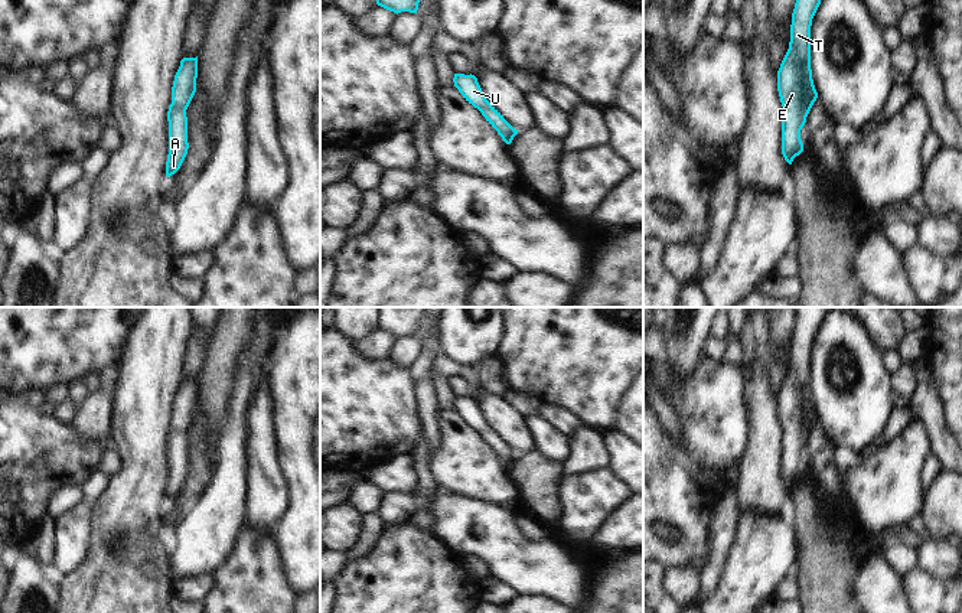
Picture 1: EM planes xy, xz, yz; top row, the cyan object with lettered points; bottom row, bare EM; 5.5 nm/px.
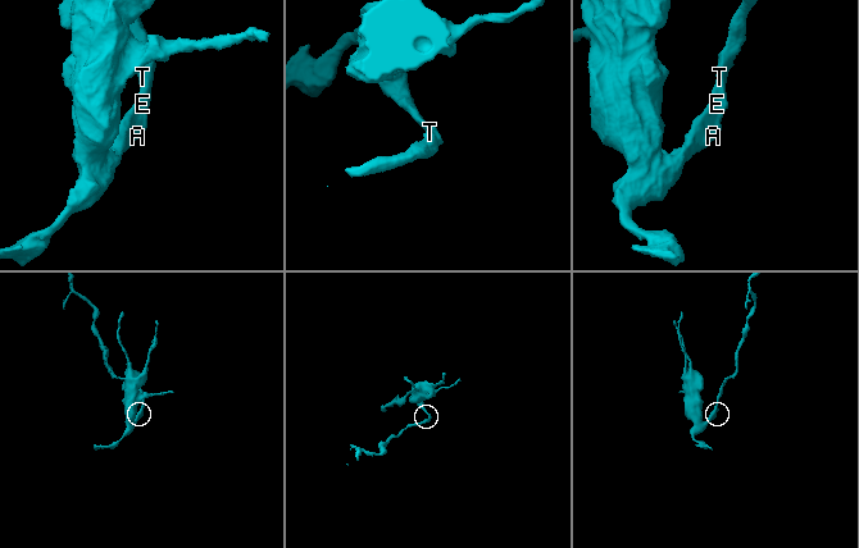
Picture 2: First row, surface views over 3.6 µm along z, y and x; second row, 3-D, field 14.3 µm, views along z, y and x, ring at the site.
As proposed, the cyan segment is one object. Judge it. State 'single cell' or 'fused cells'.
single cell

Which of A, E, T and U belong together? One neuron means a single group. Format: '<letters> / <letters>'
A E T U

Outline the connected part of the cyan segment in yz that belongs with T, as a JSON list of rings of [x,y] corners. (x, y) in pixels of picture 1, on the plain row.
[[[796,307],[789,372],[777,394],[777,414],[783,430],[782,477],[792,488],[803,475],[800,453],[818,421],[811,392],[811,349],[826,313],[834,307]]]

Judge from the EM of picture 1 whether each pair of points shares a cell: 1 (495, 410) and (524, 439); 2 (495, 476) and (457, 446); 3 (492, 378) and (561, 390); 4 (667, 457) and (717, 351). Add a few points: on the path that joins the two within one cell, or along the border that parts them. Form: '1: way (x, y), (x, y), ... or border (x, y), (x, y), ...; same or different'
1: way (502, 417), (517, 431); same
2: way (486, 475), (466, 455); same
3: border (493, 355), (502, 367), (502, 378), (509, 388); different
4: border (705, 352), (720, 361); different

